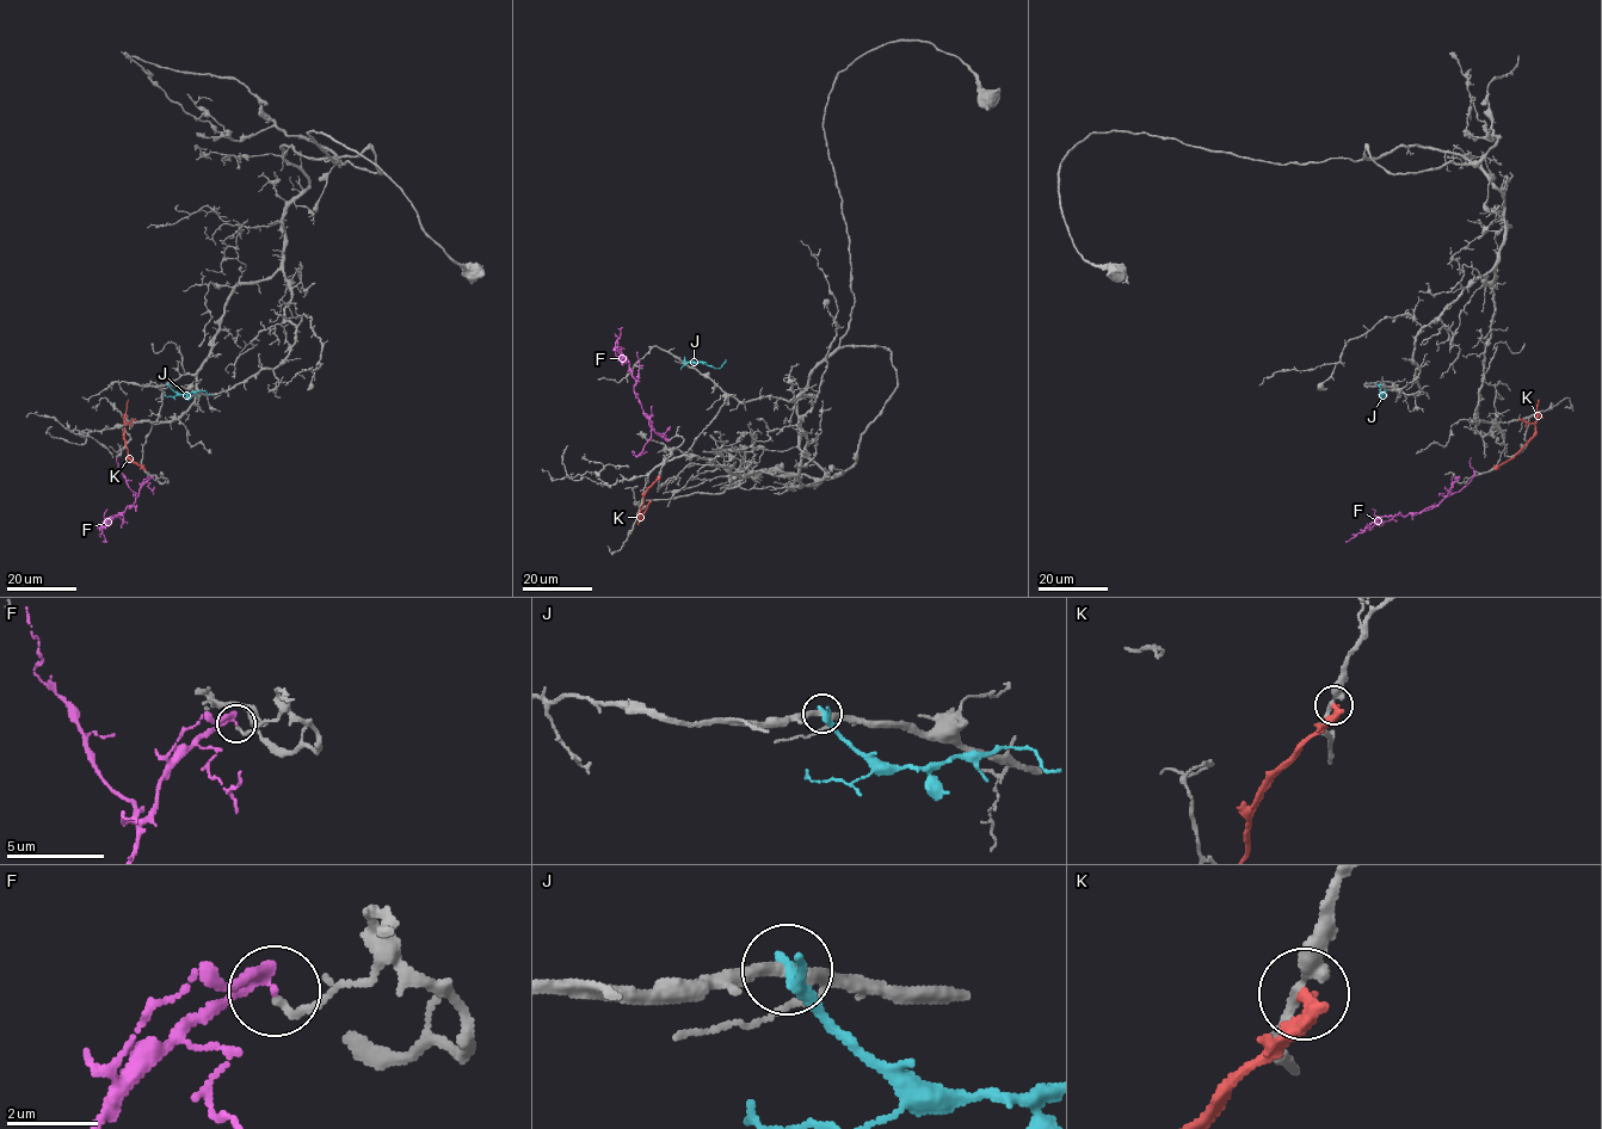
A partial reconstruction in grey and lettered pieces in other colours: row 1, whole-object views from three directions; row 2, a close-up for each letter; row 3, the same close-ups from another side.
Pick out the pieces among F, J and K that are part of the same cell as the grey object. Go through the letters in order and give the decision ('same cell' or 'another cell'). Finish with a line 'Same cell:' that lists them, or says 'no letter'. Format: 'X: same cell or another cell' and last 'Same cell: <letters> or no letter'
F: another cell
J: another cell
K: another cell
Same cell: no letter

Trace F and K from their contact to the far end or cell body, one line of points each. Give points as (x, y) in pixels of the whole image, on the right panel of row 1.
F: (1458, 477), (1440, 503), (1405, 516), (1382, 516), (1345, 541)
K: (1493, 467), (1513, 456), (1533, 436), (1538, 399)

